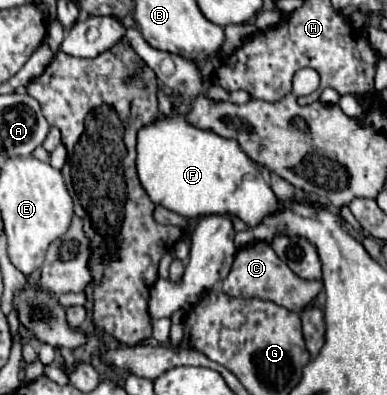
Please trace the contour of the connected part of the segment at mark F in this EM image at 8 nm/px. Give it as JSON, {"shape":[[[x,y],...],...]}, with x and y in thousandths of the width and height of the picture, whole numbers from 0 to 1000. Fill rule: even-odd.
{"shape":[[[331,73],[326,99],[336,119],[357,134],[367,154],[388,175],[398,175],[403,195],[419,215],[444,220],[455,241],[450,291],[434,301],[413,301],[398,316],[362,327],[357,337],[357,443],[362,458],[403,519],[419,519],[439,534],[455,534],[481,549],[532,549],[532,544],[594,544],[620,549],[641,575],[667,570],[667,559],[718,529],[718,499],[677,448],[672,418],[646,403],[615,357],[574,352],[558,337],[522,332],[481,311],[475,281],[481,266],[517,235],[537,230],[537,205],[522,195],[522,180],[501,154],[475,149],[465,139],[424,134],[393,124],[357,73]],[[424,149],[444,149],[455,175],[444,190],[424,190],[413,180],[413,159]]]}

